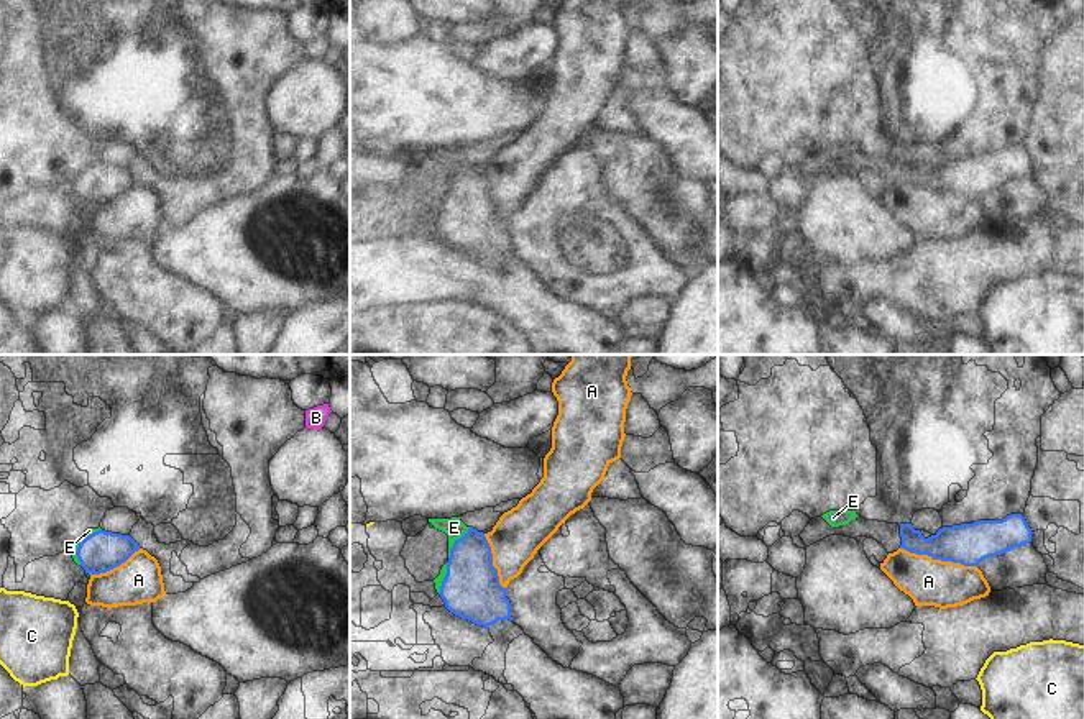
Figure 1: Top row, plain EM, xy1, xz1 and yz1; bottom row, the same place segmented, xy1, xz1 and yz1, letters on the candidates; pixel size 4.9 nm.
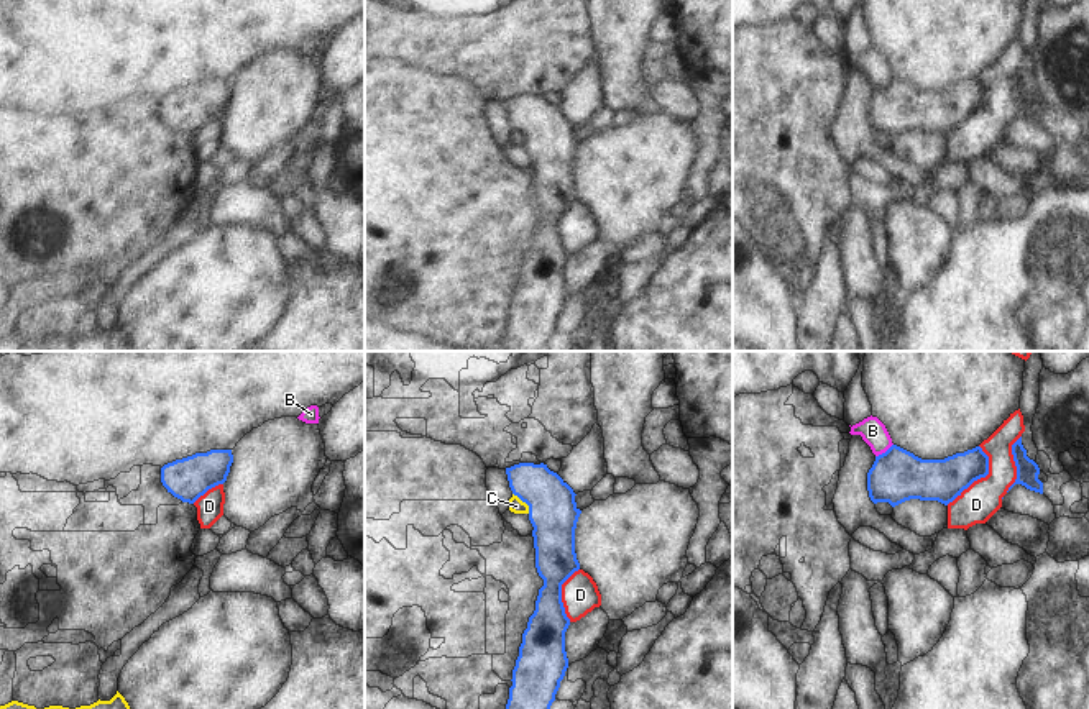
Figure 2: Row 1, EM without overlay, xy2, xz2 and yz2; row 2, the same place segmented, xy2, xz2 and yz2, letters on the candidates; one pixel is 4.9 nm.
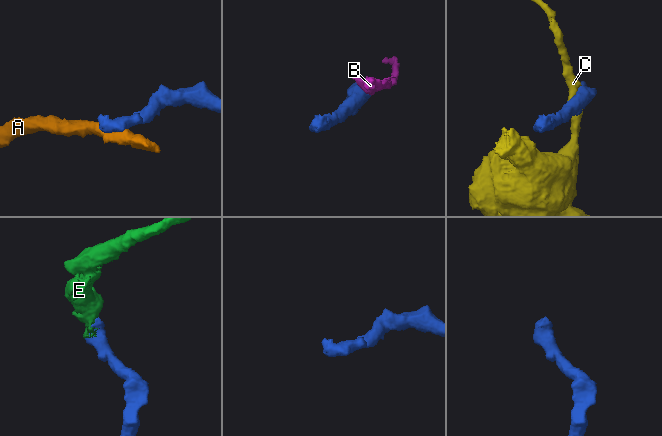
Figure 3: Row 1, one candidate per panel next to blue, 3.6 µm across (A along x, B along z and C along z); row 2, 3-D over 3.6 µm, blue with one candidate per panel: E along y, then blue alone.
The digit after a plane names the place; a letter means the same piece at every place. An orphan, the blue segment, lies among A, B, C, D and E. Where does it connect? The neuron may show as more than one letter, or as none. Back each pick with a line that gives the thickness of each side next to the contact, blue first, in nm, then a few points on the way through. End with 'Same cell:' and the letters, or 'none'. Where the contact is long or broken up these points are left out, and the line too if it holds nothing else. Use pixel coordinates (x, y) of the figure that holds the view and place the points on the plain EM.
E: calibres 200 and 30 nm
Same cell: E

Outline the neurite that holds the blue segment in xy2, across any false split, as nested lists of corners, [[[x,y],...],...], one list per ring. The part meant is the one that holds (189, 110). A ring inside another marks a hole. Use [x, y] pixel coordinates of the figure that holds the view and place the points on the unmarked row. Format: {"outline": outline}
{"outline": [[[210,82],[161,100],[161,115],[174,130],[194,136],[209,121],[223,117],[233,95],[232,82]]]}

